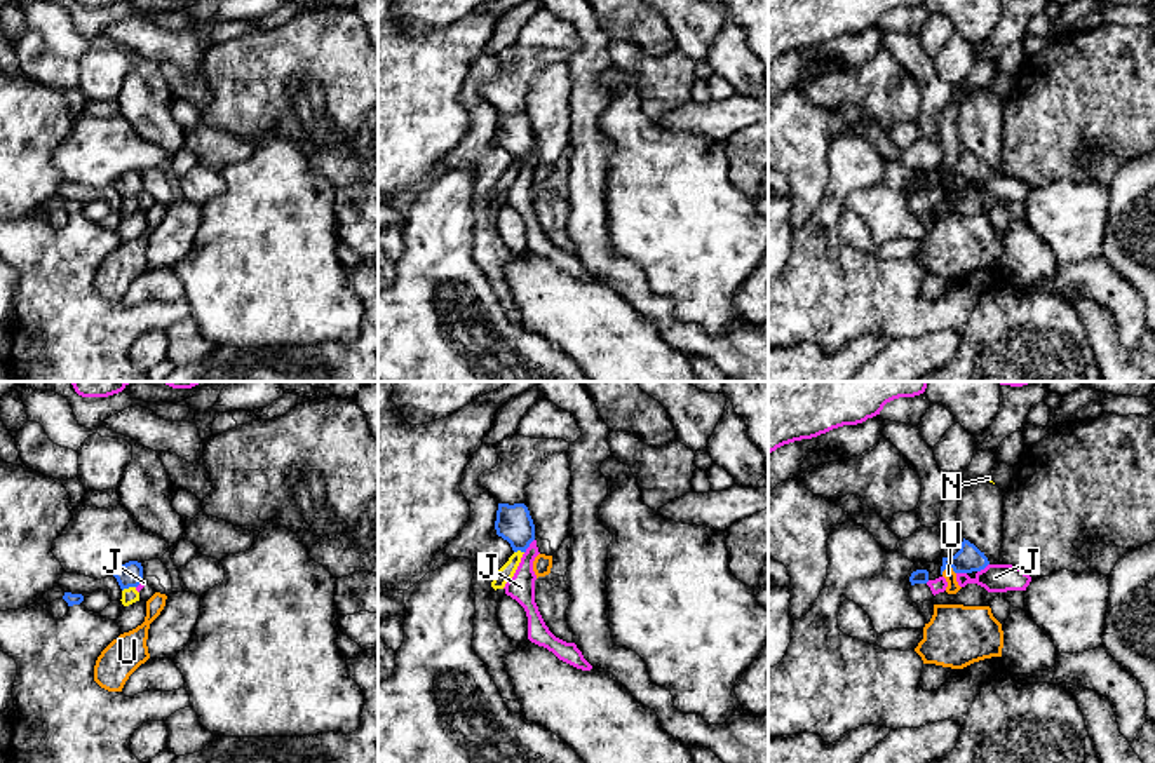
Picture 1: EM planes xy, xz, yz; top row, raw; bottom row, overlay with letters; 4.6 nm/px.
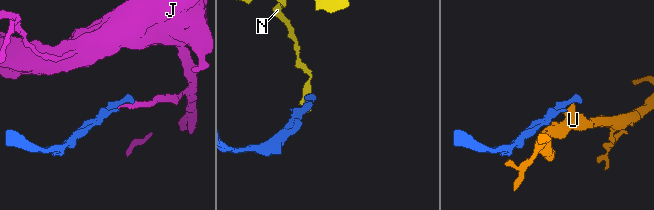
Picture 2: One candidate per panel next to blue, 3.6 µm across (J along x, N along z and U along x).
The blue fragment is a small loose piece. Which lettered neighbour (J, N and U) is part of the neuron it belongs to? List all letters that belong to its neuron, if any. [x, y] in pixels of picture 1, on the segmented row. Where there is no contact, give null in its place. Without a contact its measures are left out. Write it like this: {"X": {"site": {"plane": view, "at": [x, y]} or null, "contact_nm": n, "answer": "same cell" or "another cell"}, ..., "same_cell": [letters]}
{"J": {"site": {"plane": "xz", "at": [528, 546]}, "contact_nm": 80, "answer": "another cell"}, "N": {"site": {"plane": "xy", "at": [128, 587]}, "contact_nm": 70, "answer": "another cell"}, "U": {"site": {"plane": "yz", "at": [948, 565]}, "contact_nm": 70, "answer": "another cell"}, "same_cell": []}

